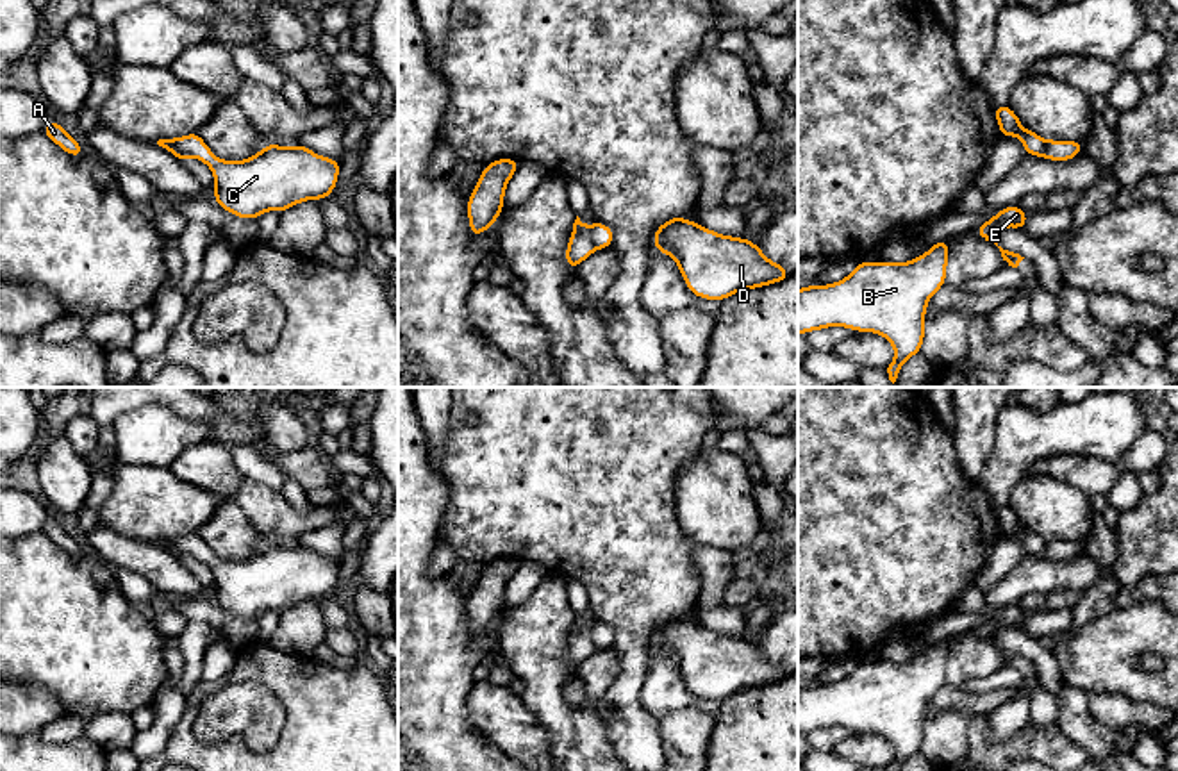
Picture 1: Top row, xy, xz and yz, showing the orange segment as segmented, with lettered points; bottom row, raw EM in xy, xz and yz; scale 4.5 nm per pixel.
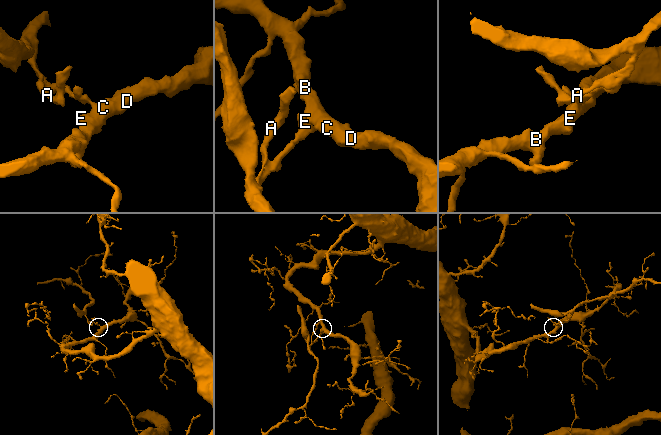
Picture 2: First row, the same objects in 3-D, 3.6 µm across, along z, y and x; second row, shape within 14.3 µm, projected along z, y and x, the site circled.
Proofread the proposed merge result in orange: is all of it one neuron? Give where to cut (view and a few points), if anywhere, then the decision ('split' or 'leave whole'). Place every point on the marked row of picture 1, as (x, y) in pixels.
cut in xz along (573, 231), (584, 231), (597, 248); split

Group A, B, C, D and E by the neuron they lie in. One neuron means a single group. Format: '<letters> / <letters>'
A / B C D E

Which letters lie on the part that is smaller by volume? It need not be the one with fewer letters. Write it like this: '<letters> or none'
A

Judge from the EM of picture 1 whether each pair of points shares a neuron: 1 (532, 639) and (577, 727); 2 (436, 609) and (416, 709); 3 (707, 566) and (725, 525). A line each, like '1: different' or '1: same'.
1: same
2: same
3: different

